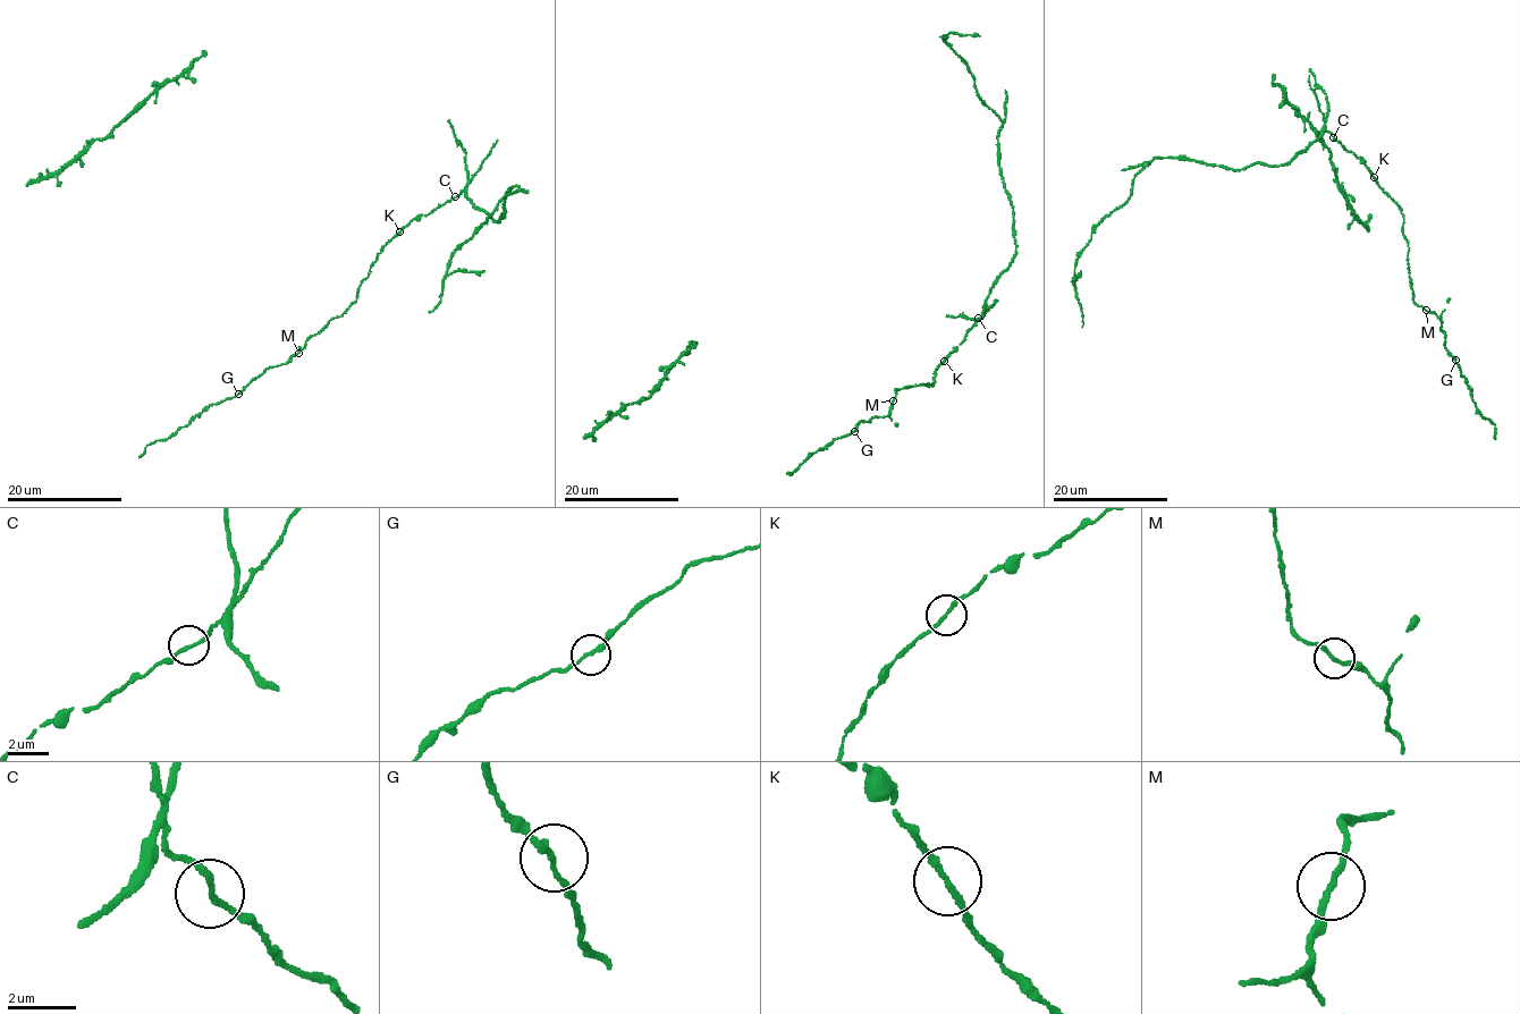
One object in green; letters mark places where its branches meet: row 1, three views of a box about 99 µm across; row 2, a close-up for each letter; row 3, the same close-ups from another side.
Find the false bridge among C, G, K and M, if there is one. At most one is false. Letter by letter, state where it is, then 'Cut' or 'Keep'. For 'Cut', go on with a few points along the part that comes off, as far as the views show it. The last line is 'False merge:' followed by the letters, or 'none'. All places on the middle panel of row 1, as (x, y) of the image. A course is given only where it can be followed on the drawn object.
C: Place: (978, 318). Cut. Course of the part to remove: (978, 318), (1015, 248), (998, 151), (1002, 124), (982, 101), (947, 36), (939, 36)
G: Place: (854, 431). Keep
K: Place: (944, 361). Keep
M: Place: (893, 400). Keep
False merge: C

